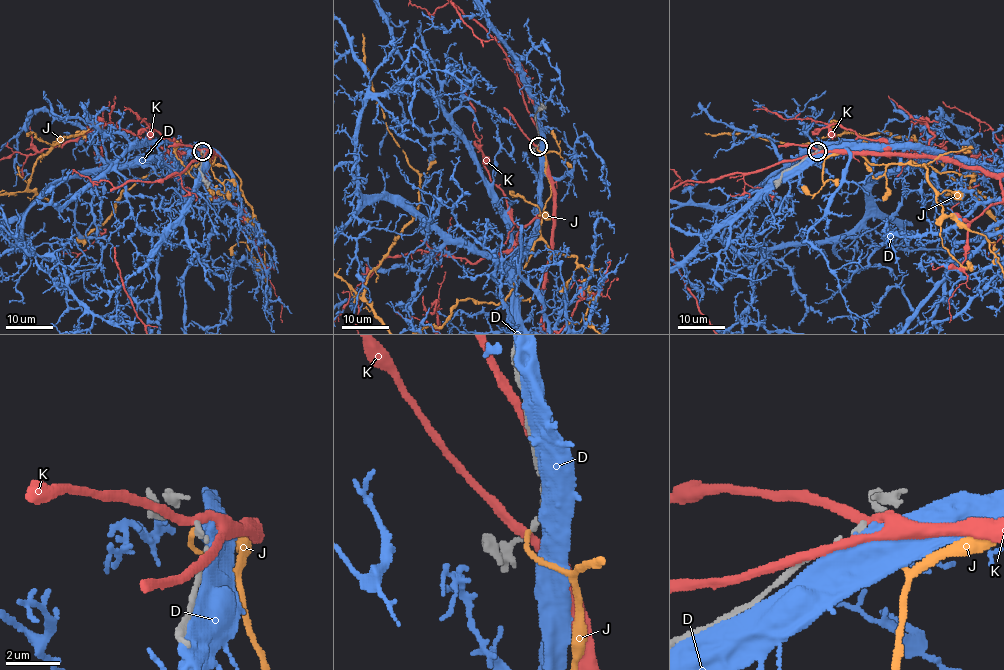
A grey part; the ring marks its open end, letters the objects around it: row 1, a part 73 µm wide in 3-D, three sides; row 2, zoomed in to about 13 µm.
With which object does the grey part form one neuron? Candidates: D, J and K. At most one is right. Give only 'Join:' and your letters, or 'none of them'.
Join: J

